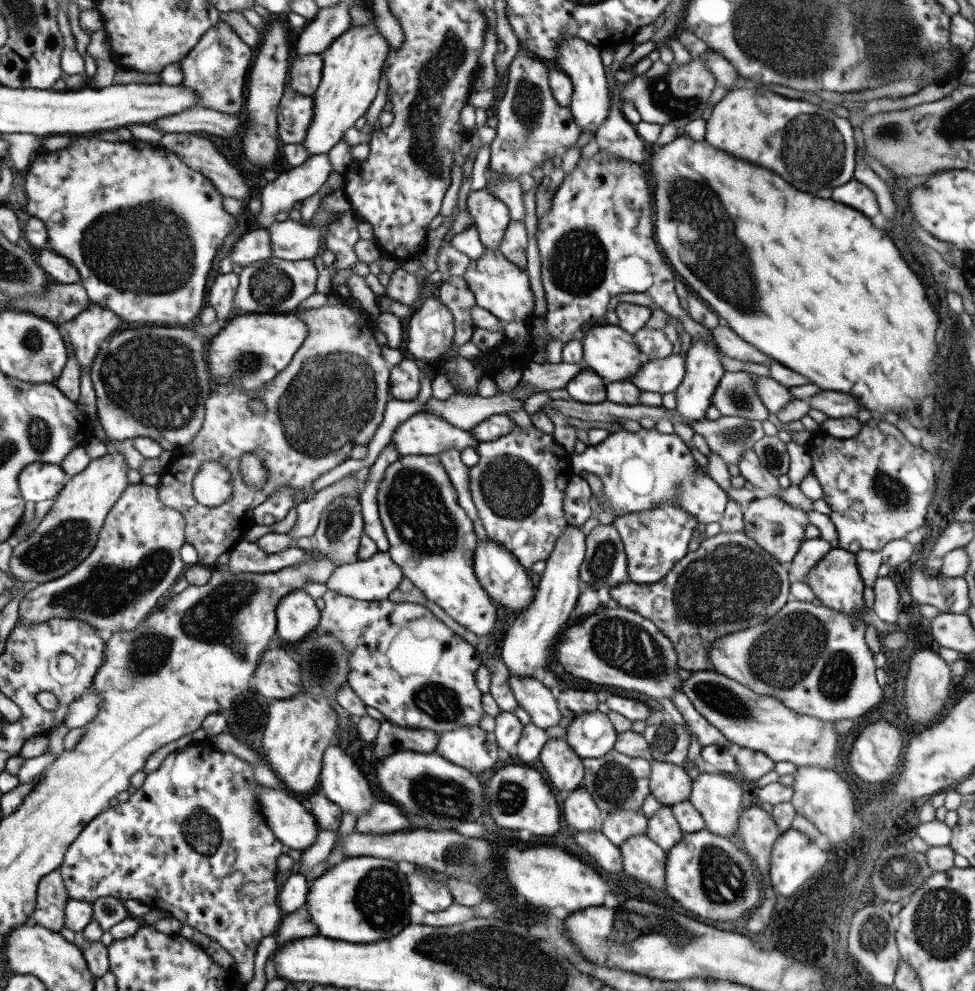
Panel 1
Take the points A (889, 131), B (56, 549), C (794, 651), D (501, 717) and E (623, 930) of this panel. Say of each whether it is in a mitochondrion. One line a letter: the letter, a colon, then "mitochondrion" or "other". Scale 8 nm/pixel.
A: mitochondrion
B: mitochondrion
C: mitochondrion
D: other
E: mitochondrion

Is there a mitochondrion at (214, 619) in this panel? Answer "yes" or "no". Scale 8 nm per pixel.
yes

